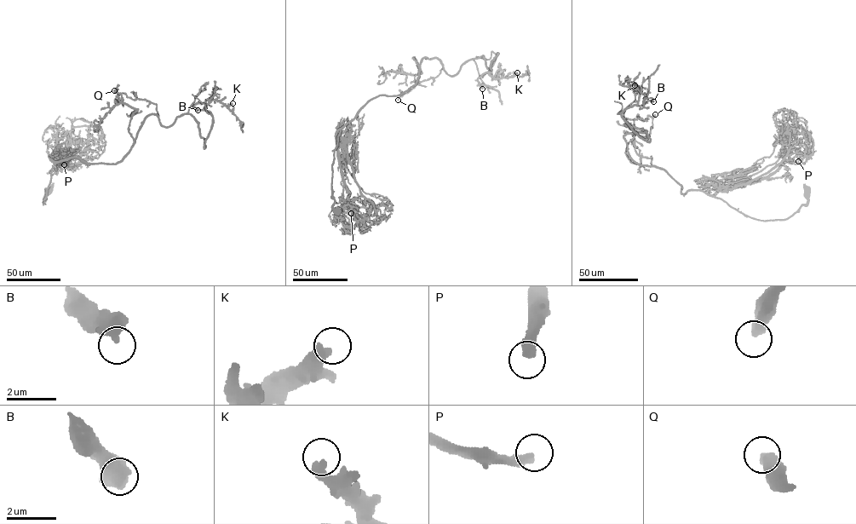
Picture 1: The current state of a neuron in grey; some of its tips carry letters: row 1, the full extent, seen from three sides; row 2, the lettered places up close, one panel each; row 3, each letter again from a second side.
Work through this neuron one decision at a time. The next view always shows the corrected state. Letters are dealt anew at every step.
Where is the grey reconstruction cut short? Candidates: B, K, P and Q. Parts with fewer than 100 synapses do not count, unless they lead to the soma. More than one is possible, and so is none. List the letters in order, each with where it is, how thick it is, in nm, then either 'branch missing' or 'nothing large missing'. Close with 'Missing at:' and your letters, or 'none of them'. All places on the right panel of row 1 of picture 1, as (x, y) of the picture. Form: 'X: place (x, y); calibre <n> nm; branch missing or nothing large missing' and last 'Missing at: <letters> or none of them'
B: place (653, 101); calibre 500 nm; nothing large missing
K: place (634, 85); calibre 440 nm; nothing large missing
P: place (798, 161); calibre 380 nm; branch missing
Q: place (655, 114); calibre 460 nm; nothing large missing
Missing at: P

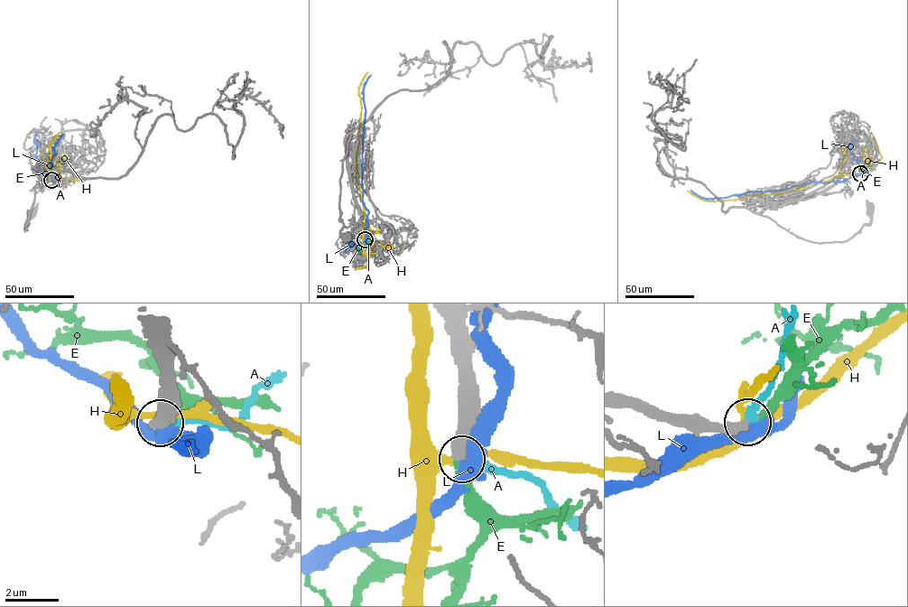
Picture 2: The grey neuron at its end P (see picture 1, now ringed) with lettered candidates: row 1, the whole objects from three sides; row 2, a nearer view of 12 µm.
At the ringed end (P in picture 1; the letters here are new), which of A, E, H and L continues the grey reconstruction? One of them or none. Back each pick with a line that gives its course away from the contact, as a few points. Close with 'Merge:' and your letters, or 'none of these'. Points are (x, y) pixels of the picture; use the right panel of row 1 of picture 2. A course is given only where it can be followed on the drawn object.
Merge: E

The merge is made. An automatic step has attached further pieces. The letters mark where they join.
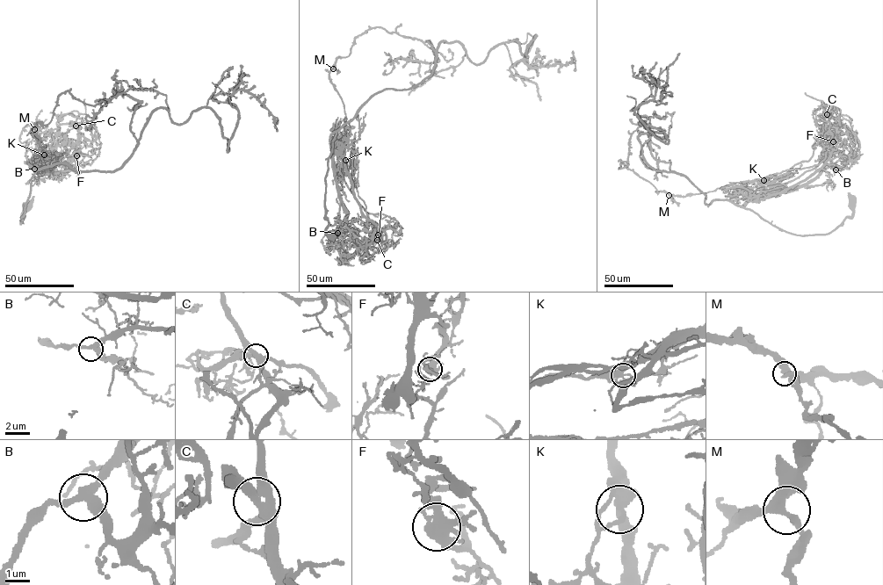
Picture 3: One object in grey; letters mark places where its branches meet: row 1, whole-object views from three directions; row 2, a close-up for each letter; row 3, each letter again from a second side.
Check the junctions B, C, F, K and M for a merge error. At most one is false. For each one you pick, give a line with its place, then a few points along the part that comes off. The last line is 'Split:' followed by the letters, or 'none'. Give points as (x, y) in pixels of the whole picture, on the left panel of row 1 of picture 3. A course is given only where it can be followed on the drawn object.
K: Place: (44, 155). Course of the part to remove: (44, 155), (47, 146), (31, 129), (48, 124), (61, 93), (96, 105), (129, 89), (155, 87), (154, 79)
Split: K

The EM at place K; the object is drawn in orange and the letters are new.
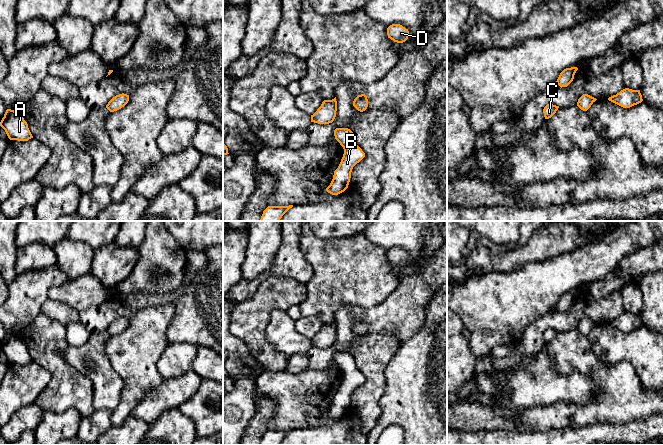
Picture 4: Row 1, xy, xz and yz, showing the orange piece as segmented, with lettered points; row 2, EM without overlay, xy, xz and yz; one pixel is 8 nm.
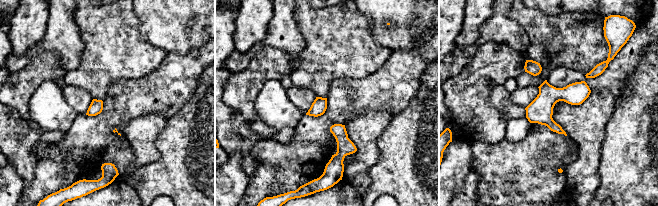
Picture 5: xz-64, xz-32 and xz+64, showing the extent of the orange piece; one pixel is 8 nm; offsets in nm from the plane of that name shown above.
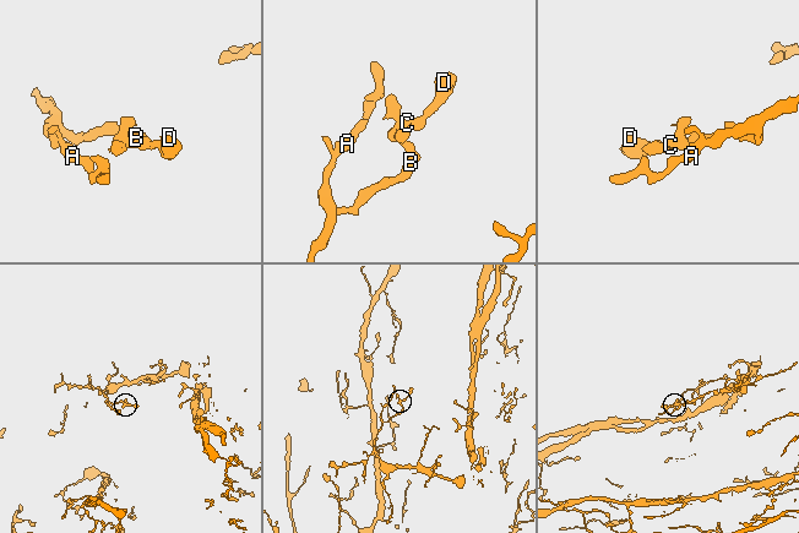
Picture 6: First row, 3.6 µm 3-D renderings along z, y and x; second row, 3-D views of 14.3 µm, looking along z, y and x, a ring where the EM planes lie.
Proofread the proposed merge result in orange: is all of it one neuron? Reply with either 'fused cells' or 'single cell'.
fused cells

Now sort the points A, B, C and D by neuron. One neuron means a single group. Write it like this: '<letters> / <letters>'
A B / C D

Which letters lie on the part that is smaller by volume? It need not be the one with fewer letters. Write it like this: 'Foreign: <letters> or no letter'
Foreign: C, D

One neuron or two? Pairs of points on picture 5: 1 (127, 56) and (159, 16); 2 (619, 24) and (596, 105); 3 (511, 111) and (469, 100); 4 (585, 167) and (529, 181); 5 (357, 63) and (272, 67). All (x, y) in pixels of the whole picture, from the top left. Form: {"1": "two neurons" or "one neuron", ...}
{"1": "two neurons", "2": "two neurons", "3": "two neurons", "4": "two neurons", "5": "two neurons"}

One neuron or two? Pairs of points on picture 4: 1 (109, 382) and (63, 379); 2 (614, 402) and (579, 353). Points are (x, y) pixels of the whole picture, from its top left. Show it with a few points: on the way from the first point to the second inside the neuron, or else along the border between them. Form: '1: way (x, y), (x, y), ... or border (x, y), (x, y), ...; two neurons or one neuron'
1: border (73, 367), (91, 381), (92, 405); two neurons
2: way (614, 390), (591, 365); one neuron

